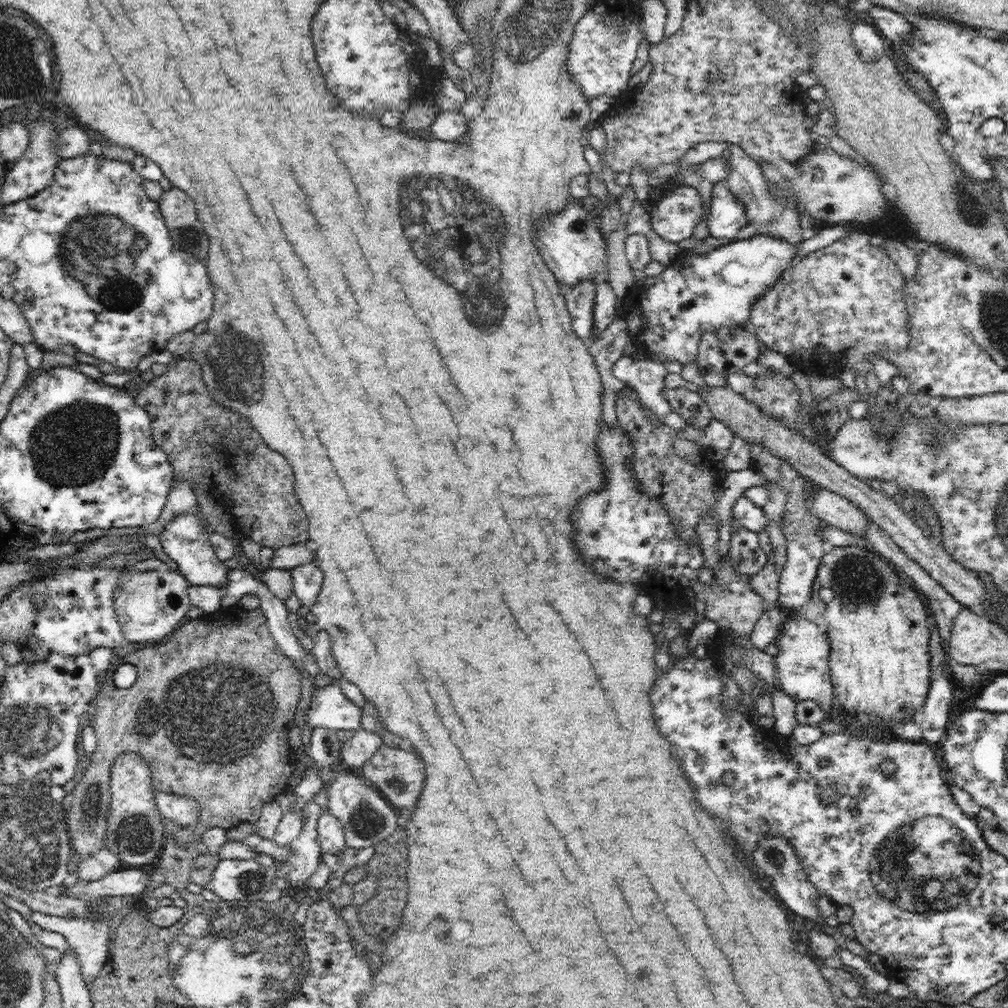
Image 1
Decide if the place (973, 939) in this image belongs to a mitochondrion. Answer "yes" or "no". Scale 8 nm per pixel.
no

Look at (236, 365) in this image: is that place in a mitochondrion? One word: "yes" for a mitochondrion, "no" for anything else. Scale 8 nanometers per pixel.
yes

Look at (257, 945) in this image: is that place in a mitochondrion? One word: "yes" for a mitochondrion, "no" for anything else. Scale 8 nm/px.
yes

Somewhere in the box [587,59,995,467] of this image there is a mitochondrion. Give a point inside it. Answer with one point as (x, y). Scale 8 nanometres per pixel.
(970, 207)

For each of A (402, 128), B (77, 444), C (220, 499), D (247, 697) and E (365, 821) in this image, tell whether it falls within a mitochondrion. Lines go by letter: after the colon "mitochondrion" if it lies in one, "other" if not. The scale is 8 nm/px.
A: other
B: mitochondrion
C: other
D: mitochondrion
E: mitochondrion

